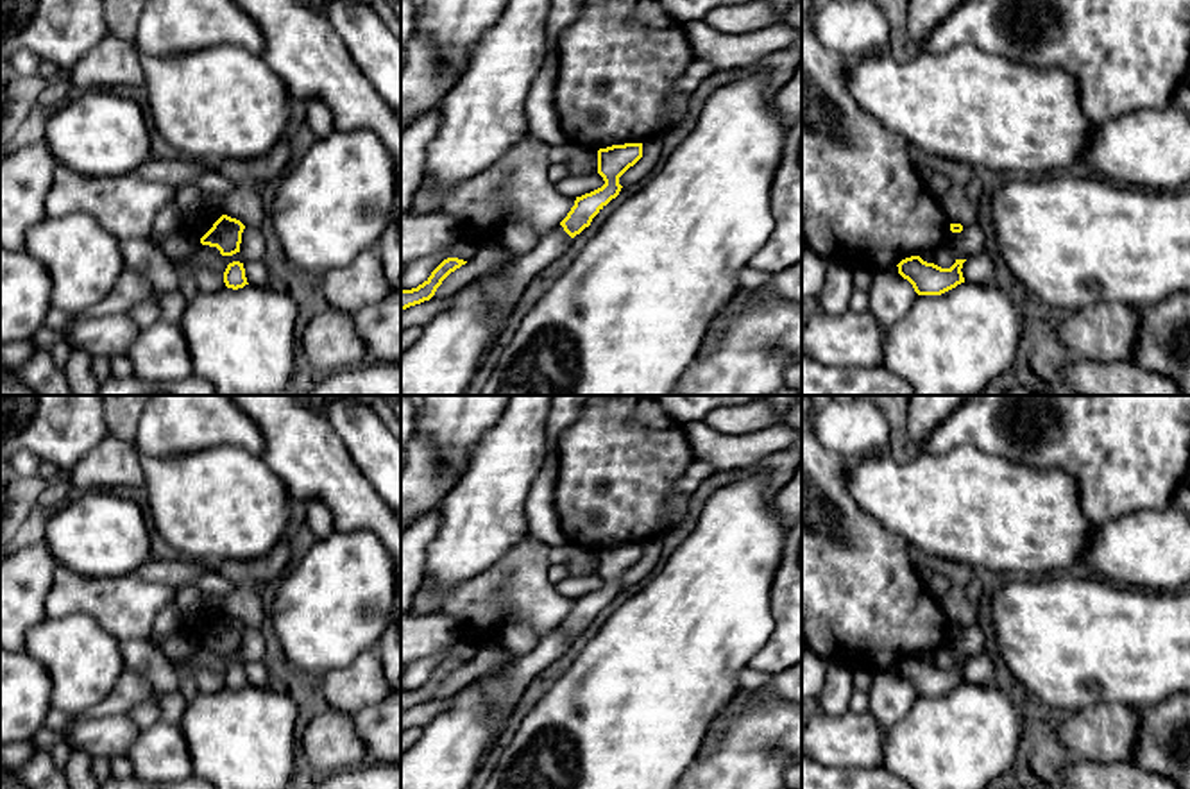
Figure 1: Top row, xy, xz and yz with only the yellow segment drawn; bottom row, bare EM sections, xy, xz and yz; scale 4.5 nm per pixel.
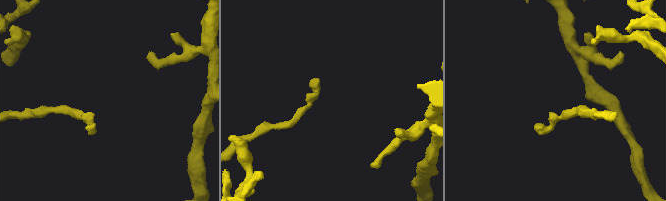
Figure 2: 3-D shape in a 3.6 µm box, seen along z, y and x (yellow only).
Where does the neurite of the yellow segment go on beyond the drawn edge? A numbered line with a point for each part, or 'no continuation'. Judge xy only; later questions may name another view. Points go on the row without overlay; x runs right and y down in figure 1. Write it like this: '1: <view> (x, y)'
no continuation

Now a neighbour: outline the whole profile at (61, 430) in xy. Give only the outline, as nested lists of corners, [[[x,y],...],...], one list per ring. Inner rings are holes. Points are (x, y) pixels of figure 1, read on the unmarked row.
[[[0,395],[0,460],[29,449],[72,471],[107,435],[102,395]]]

